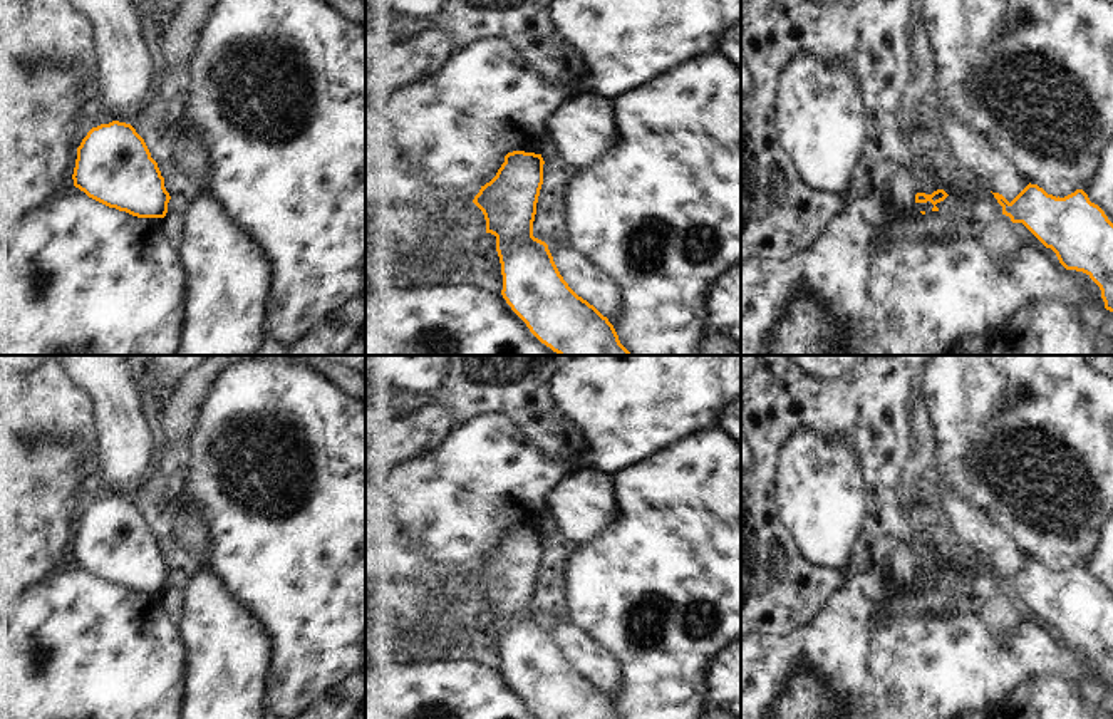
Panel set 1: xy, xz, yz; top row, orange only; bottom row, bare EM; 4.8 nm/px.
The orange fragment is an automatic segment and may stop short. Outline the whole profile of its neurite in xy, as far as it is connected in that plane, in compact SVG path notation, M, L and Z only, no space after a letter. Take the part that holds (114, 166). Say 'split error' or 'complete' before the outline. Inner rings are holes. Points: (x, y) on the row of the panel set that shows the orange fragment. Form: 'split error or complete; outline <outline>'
complete; outline M131 124L92 127L77 147L74 186L137 218L164 218L171 199L144 139Z

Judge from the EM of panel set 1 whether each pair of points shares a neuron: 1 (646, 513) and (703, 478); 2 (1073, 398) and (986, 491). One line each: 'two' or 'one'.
1: one
2: one

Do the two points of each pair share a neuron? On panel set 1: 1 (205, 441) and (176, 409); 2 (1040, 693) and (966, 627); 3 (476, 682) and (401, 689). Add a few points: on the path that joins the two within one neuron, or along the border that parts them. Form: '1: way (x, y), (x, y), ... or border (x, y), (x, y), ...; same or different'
1: border (208, 393), (190, 439), (190, 461), (185, 468); different
2: border (1066, 681), (1055, 674), (1035, 676), (1003, 701); different
3: way (458, 691), (419, 691); same

